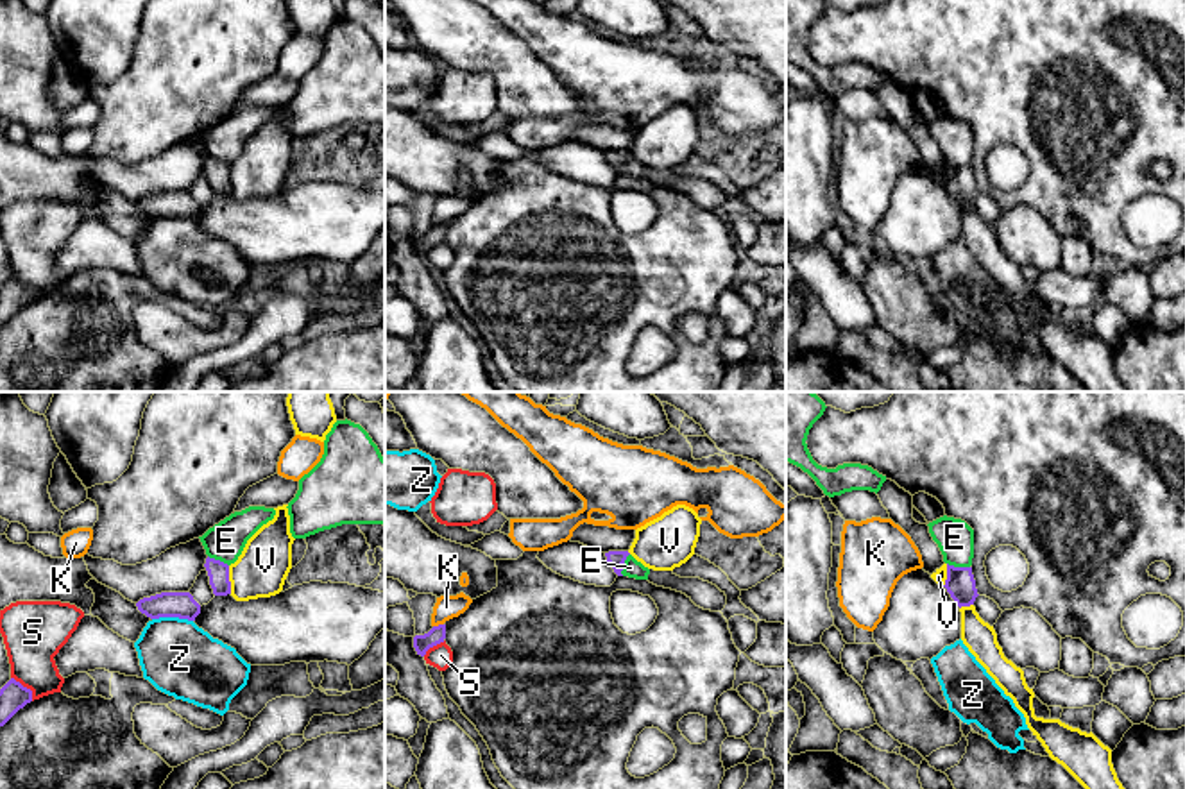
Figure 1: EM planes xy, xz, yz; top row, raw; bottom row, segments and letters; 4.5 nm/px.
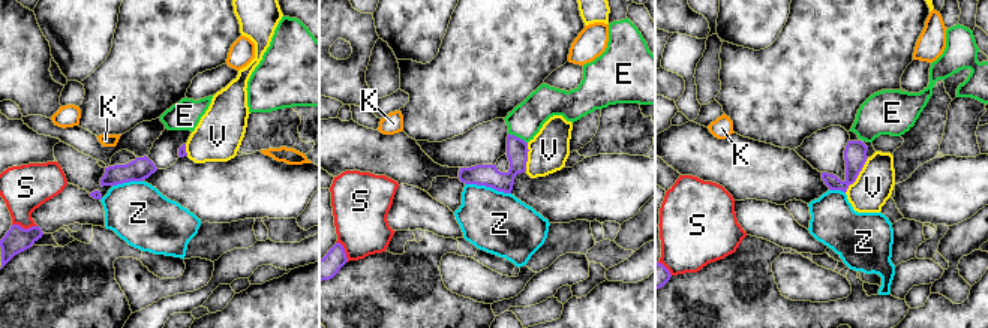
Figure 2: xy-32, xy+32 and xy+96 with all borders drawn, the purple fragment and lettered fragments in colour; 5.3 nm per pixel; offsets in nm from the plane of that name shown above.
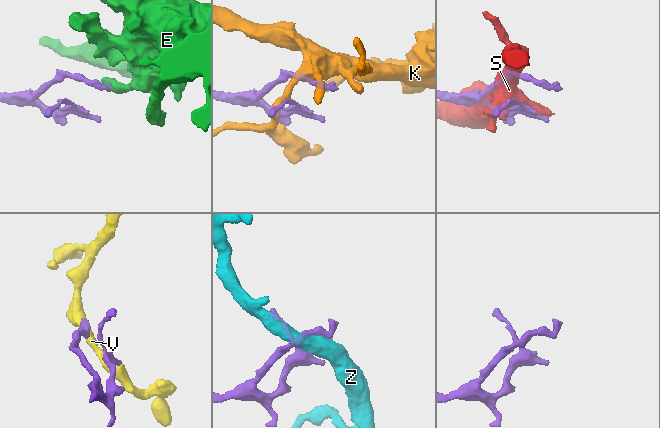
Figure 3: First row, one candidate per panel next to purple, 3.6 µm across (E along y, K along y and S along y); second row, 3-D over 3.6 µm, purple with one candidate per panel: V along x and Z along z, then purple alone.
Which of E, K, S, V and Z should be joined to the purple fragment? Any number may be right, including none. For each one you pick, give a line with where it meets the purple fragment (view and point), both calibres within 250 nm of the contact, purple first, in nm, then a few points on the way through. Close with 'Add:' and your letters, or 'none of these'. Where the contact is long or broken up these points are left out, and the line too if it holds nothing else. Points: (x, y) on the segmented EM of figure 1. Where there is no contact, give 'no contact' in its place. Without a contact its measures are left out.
Add: none of these

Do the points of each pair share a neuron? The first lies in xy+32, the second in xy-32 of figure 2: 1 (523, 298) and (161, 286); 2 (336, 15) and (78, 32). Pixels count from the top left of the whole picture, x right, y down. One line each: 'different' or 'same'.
1: different
2: different

